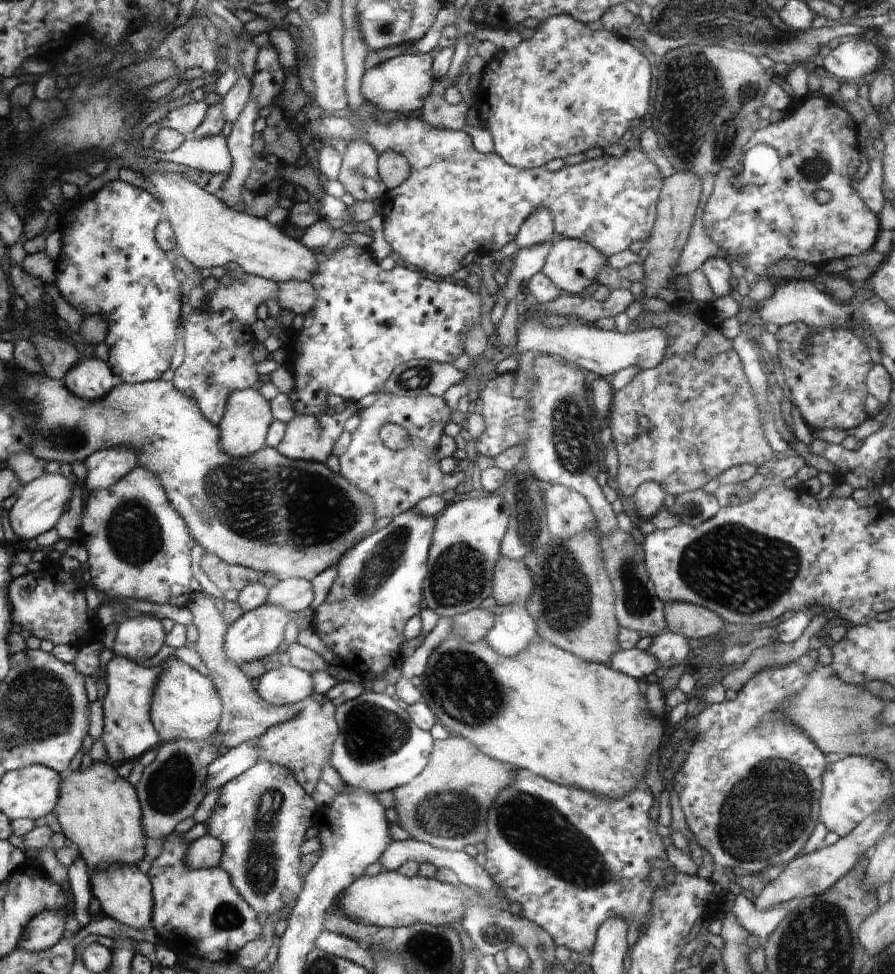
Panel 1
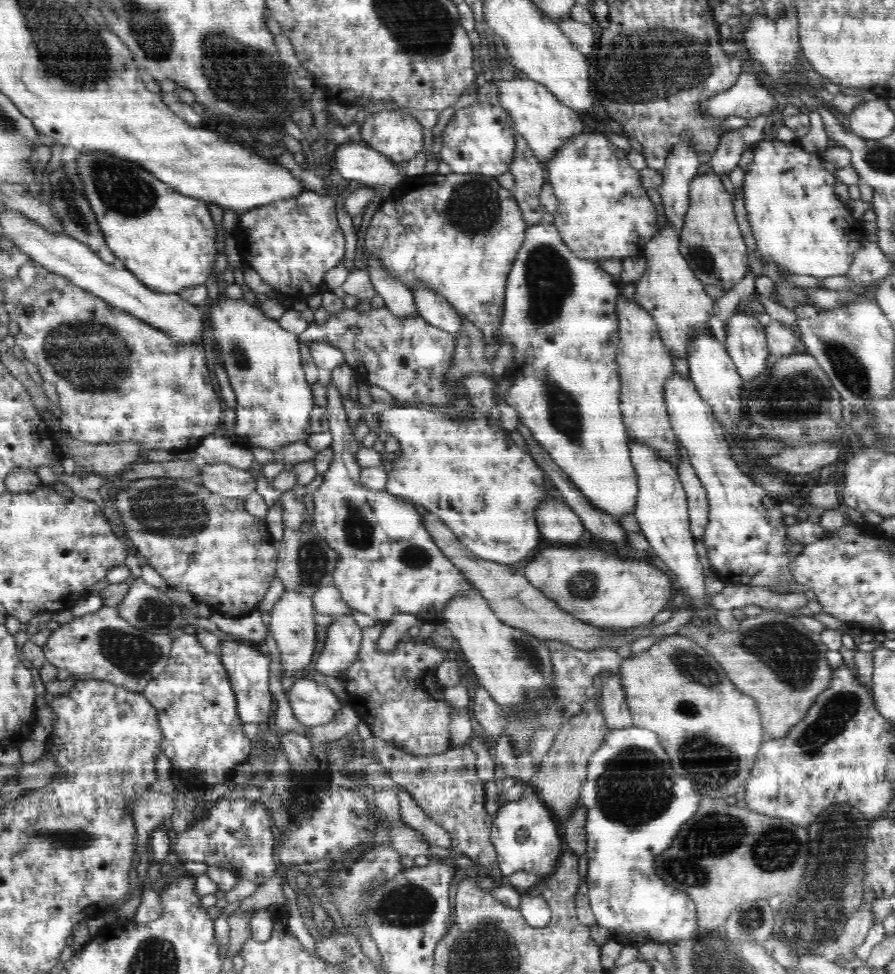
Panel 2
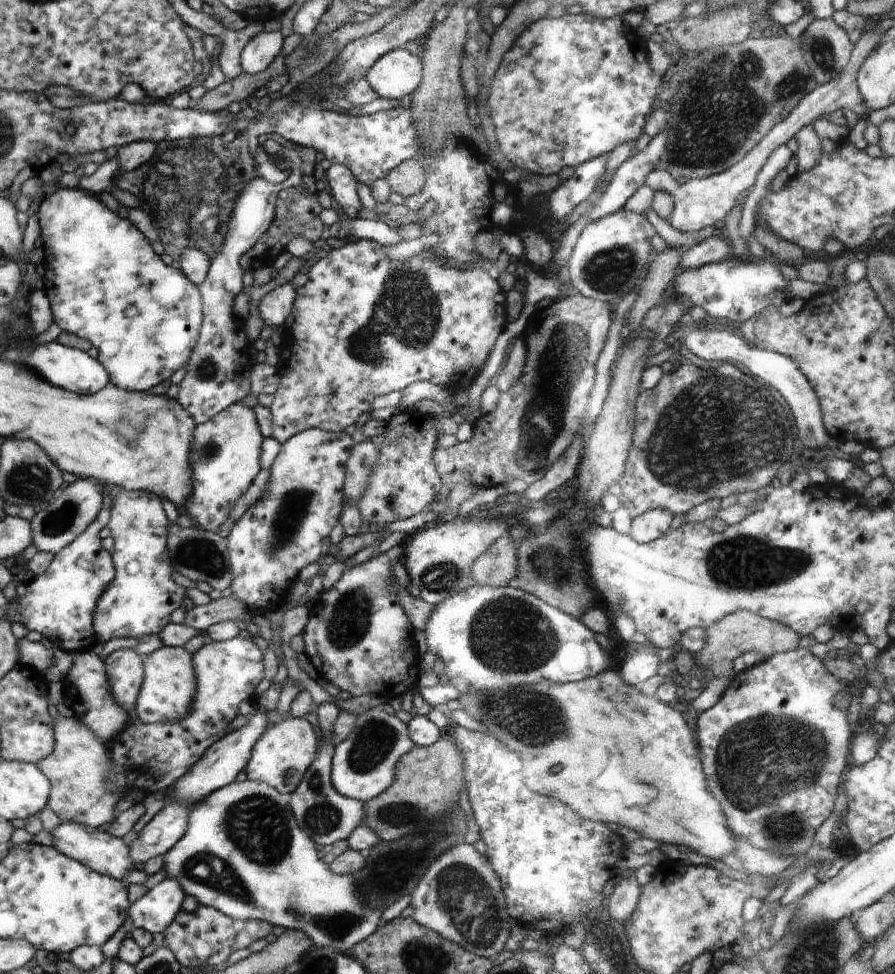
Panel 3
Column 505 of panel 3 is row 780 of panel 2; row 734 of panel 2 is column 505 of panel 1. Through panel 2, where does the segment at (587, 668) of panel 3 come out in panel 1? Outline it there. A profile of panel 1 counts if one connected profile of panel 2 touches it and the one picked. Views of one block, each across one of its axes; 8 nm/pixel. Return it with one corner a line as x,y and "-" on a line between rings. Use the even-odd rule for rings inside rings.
497,605
494,611
494,624
485,640
488,640
488,644
490,644
494,650
498,650
500,654
516,656
516,654
520,654
528,644
540,642
542,636
540,636
538,626
536,626
534,620
530,618
530,614
528,614
525,608
522,608
522,606
506,606
506,608
502,608

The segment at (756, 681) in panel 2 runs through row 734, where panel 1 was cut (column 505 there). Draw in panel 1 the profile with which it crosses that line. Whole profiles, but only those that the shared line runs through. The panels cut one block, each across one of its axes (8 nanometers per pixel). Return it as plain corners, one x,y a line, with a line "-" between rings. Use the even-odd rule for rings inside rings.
454,735
446,740
434,739
433,754
416,778
405,785
394,789
395,810
398,812
399,825
410,834
410,838
430,843
432,846
447,851
464,851
466,846
476,846
484,842
488,836
486,814
496,798
496,794
510,782
510,770
504,762
492,760
491,756
482,754
471,742
463,736

